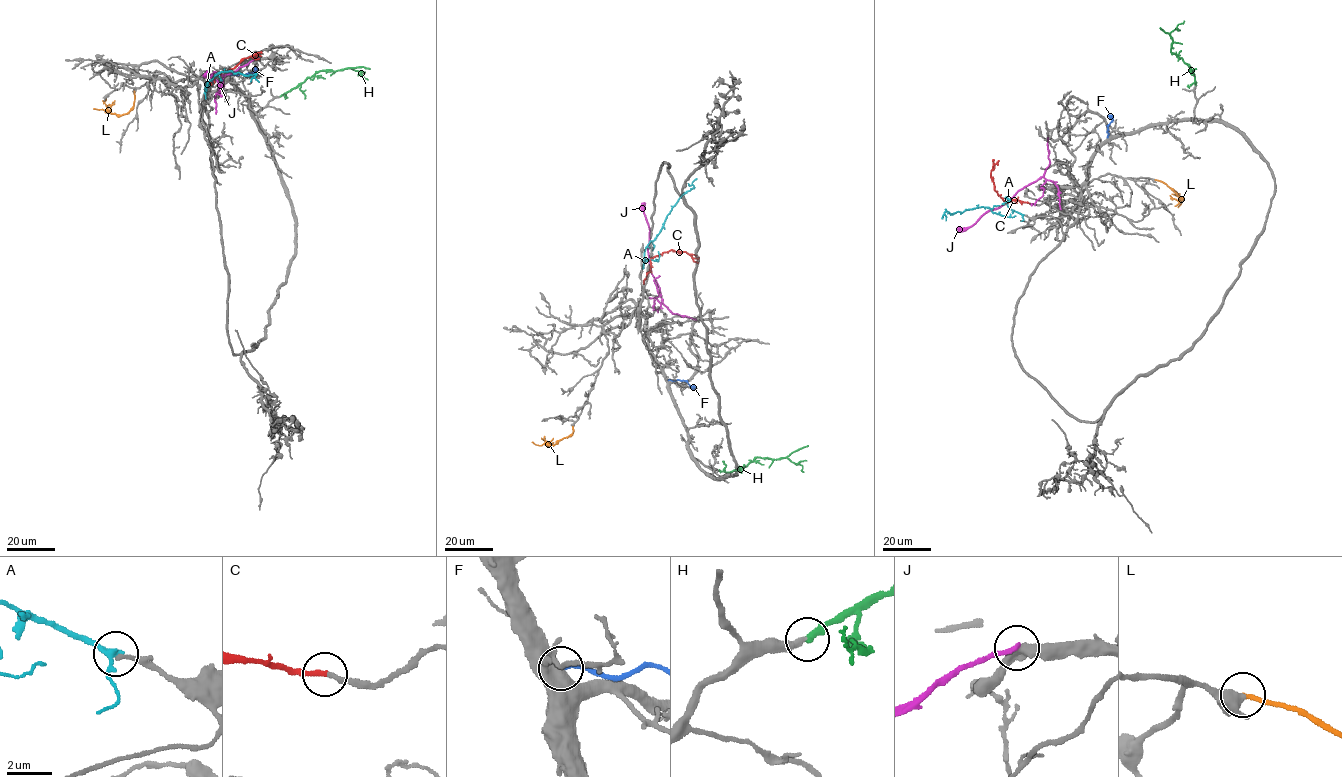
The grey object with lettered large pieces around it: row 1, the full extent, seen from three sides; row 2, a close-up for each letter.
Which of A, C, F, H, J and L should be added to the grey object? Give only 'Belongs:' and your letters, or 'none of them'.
Belongs: C, H, L

